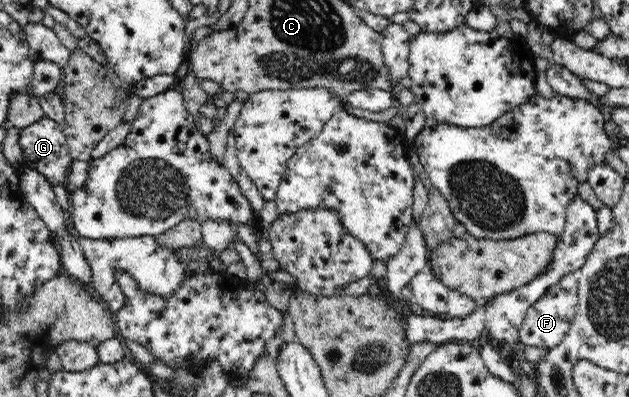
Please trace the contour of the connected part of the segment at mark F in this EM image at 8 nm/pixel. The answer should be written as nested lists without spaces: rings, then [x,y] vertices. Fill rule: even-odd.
[[[572,272],[563,275],[539,300],[528,309],[522,325],[520,325],[519,336],[524,346],[542,347],[547,351],[556,347],[567,334],[571,321],[576,317],[576,307],[579,295],[577,287],[579,281]]]

